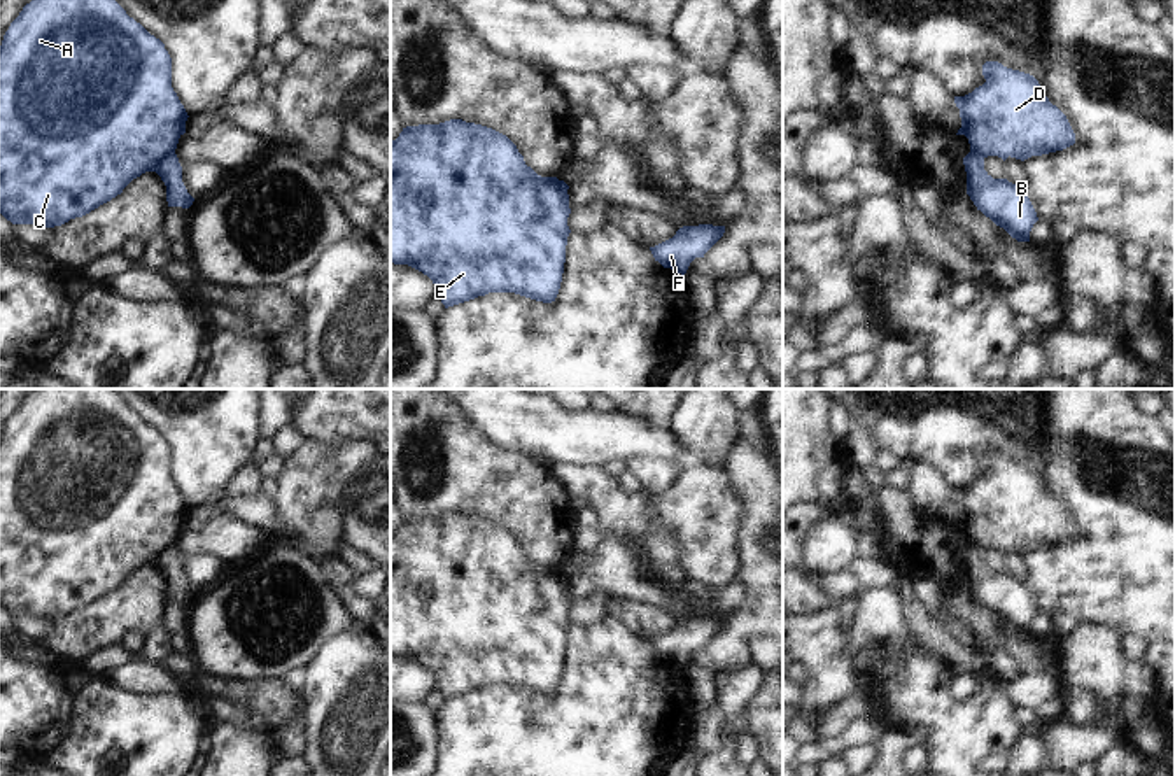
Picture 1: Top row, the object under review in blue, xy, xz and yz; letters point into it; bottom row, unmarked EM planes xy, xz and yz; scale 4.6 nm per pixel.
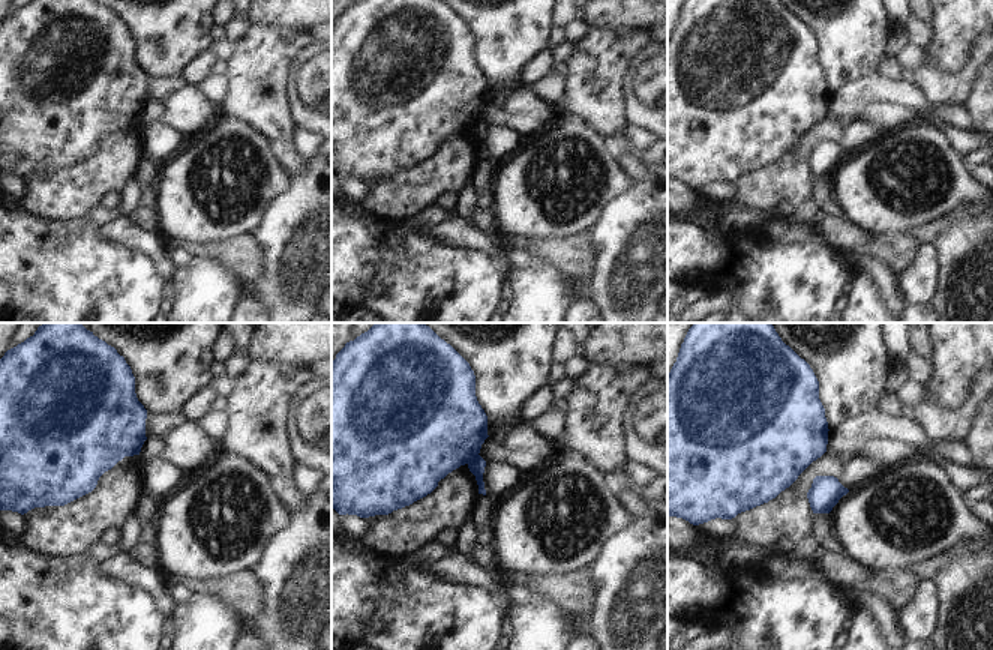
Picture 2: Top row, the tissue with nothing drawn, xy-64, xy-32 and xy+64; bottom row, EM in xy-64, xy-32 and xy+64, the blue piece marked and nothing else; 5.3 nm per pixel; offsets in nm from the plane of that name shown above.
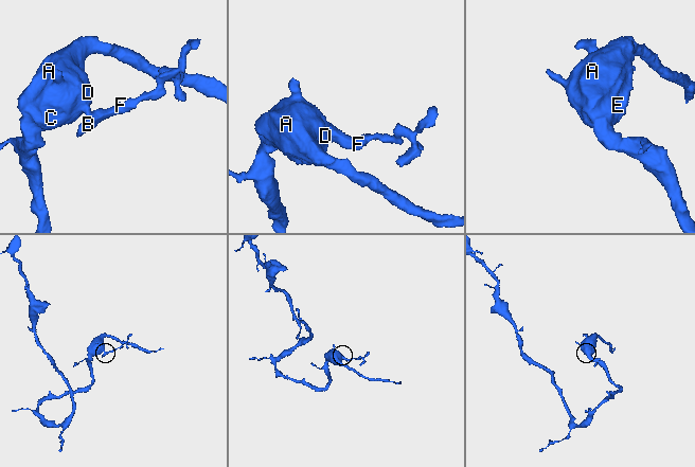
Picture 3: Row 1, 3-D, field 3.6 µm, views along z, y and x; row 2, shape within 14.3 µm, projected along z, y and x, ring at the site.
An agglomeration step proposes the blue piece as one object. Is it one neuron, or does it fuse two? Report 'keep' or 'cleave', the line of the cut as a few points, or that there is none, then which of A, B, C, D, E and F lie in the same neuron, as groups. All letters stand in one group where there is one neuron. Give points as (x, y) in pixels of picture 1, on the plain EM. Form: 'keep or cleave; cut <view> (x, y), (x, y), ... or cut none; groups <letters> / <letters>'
cleave; cut xy (174, 543), (153, 563); groups A C D E / B F

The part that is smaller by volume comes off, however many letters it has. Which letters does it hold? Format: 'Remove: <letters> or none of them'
Remove: B, F

